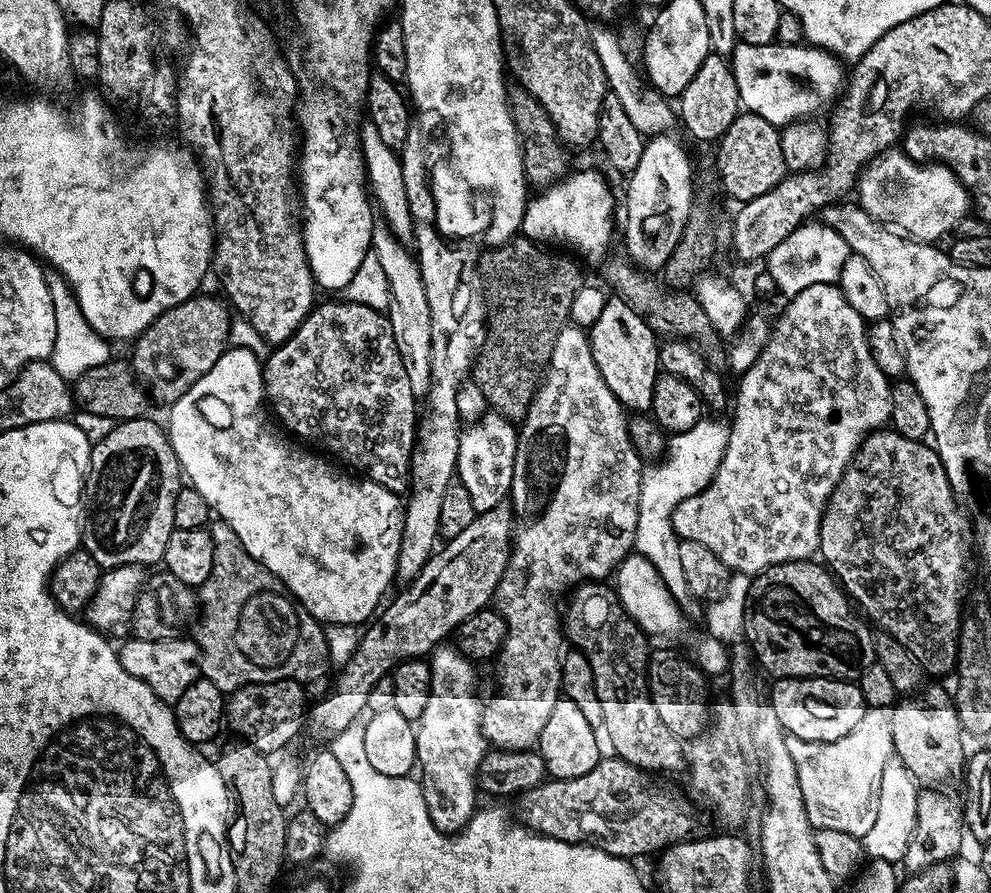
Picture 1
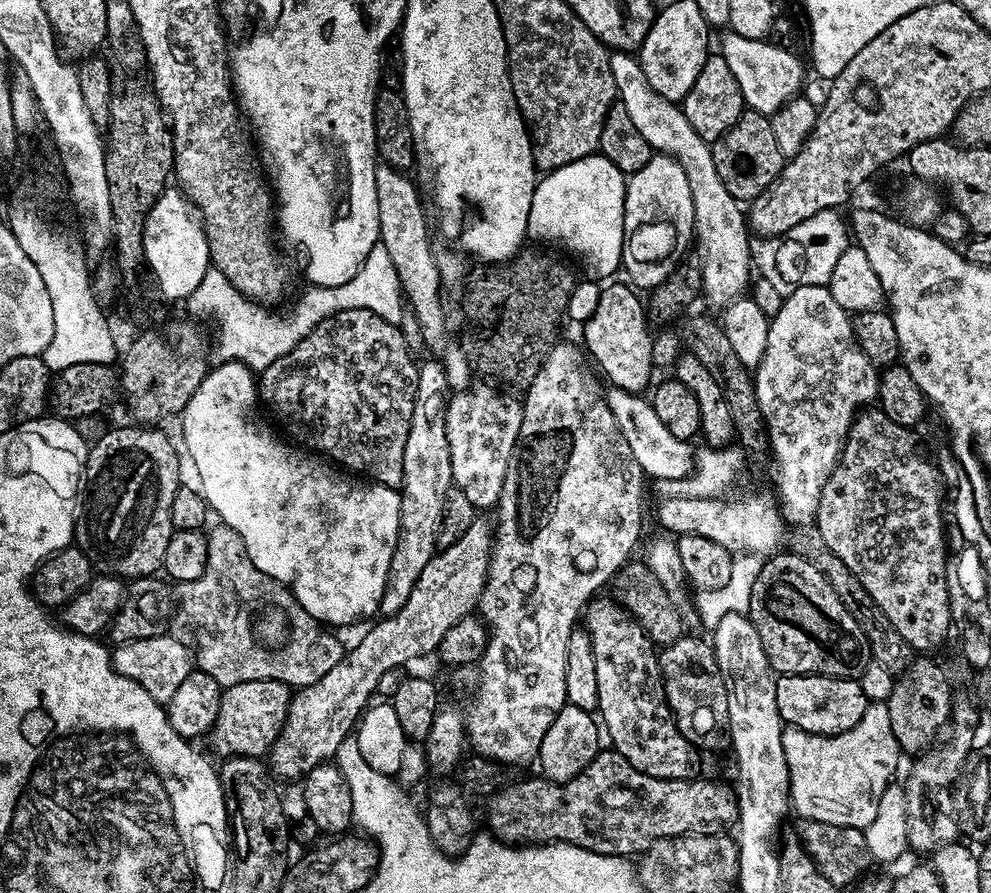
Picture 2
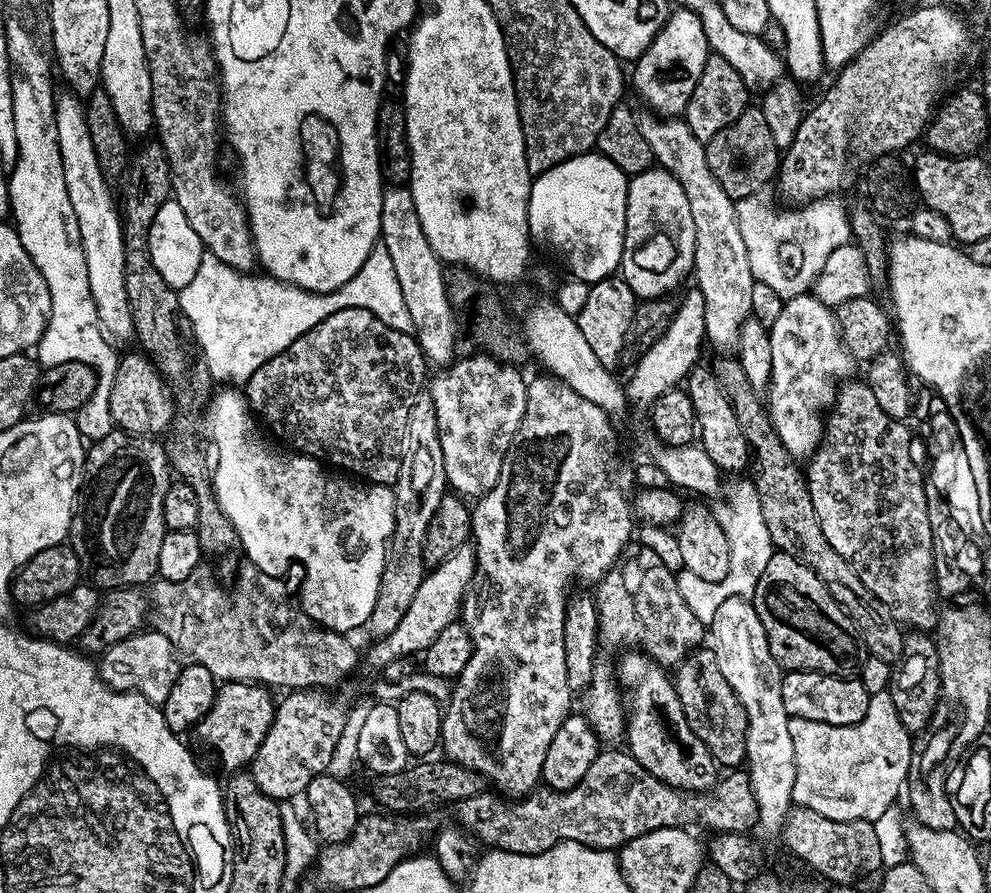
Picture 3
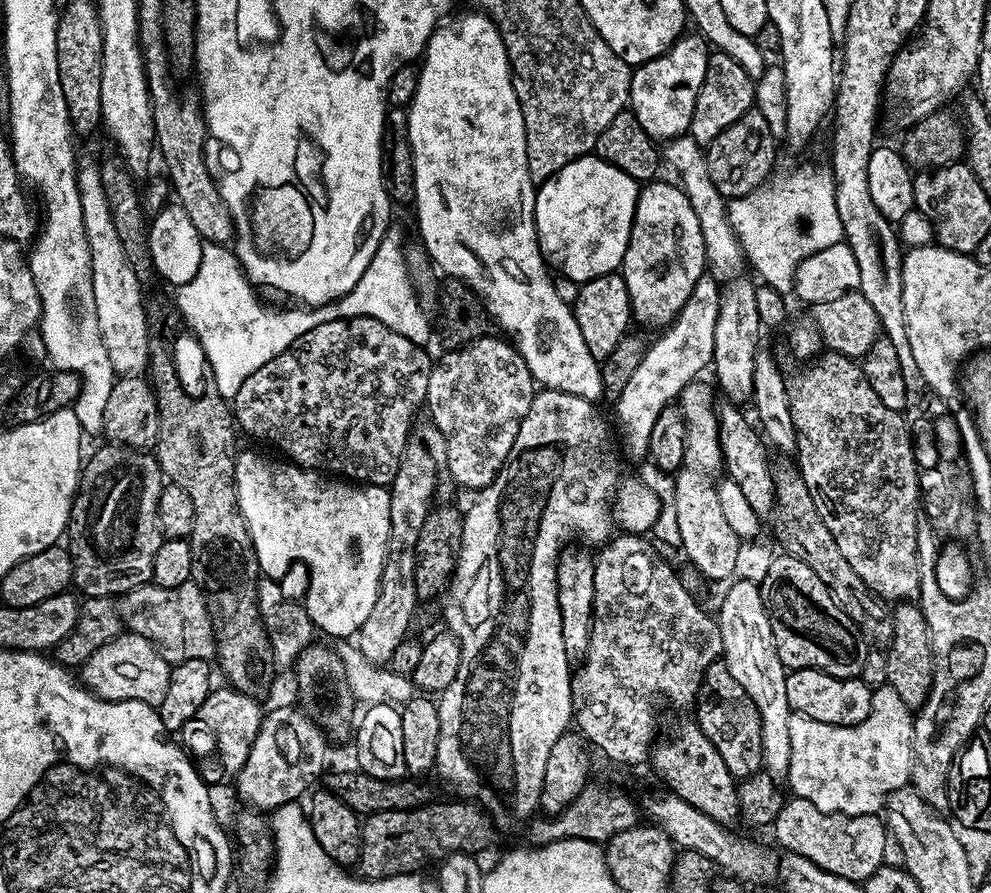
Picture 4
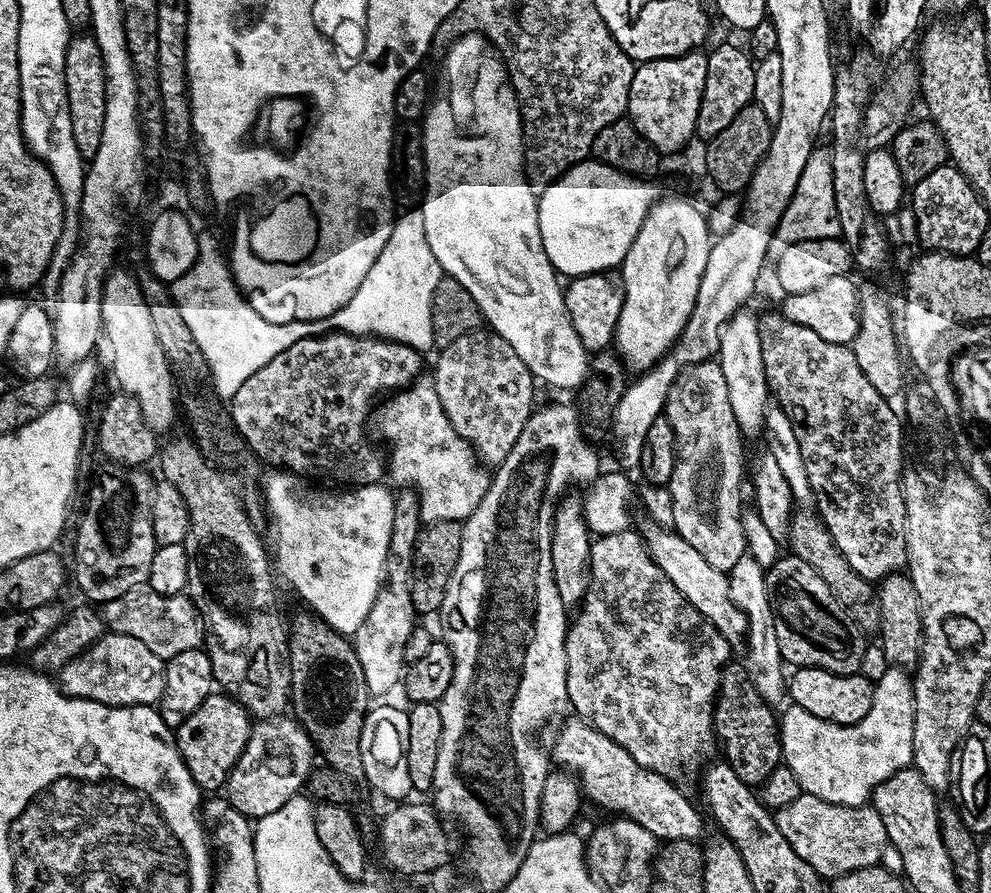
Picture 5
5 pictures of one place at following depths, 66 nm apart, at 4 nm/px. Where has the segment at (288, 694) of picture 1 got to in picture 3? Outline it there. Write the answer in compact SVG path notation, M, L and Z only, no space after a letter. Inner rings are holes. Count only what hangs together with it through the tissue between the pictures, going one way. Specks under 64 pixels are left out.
M243 680L224 682L217 687L212 709L196 725L194 732L200 735L209 754L216 759L217 766L225 768L225 773L241 771L251 765L252 759L258 754L258 746L262 746L262 738L266 738L276 713L276 704L271 694L265 685Z

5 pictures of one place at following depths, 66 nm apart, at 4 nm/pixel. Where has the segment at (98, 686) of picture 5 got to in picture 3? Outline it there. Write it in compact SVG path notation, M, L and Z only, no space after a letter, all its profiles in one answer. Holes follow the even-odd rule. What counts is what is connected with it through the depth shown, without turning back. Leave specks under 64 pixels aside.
M141 630L135 632L130 638L110 646L105 652L101 652L98 657L98 667L100 676L115 692L136 692L138 695L146 697L152 704L162 706L166 702L166 698L170 698L170 690L178 678L182 664L178 659L176 649L161 632Z

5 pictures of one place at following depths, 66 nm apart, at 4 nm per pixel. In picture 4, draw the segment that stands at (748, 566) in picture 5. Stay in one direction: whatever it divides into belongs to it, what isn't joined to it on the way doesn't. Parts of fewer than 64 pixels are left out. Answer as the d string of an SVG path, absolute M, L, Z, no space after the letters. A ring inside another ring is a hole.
M745 578L733 579L723 600L719 601L718 623L724 651L722 659L746 694L758 706L762 722L764 768L773 778L780 778L790 766L790 718L793 713L786 702L786 669L778 658L770 618L764 609L760 585Z

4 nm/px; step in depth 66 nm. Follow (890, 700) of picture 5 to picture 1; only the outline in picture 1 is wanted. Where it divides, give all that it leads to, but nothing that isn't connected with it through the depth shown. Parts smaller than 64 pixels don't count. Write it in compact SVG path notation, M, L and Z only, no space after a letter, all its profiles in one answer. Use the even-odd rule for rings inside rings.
M868 708L862 722L846 734L846 738L838 738L834 742L806 742L797 736L788 736L786 750L790 750L790 758L794 758L794 770L798 774L798 786L802 786L802 802L806 806L806 814L810 818L813 829L840 830L842 834L850 834L863 838L874 826L874 818L878 818L878 798L882 790L882 772L886 770L886 762L894 759L894 742L890 734L889 713L883 708Z

